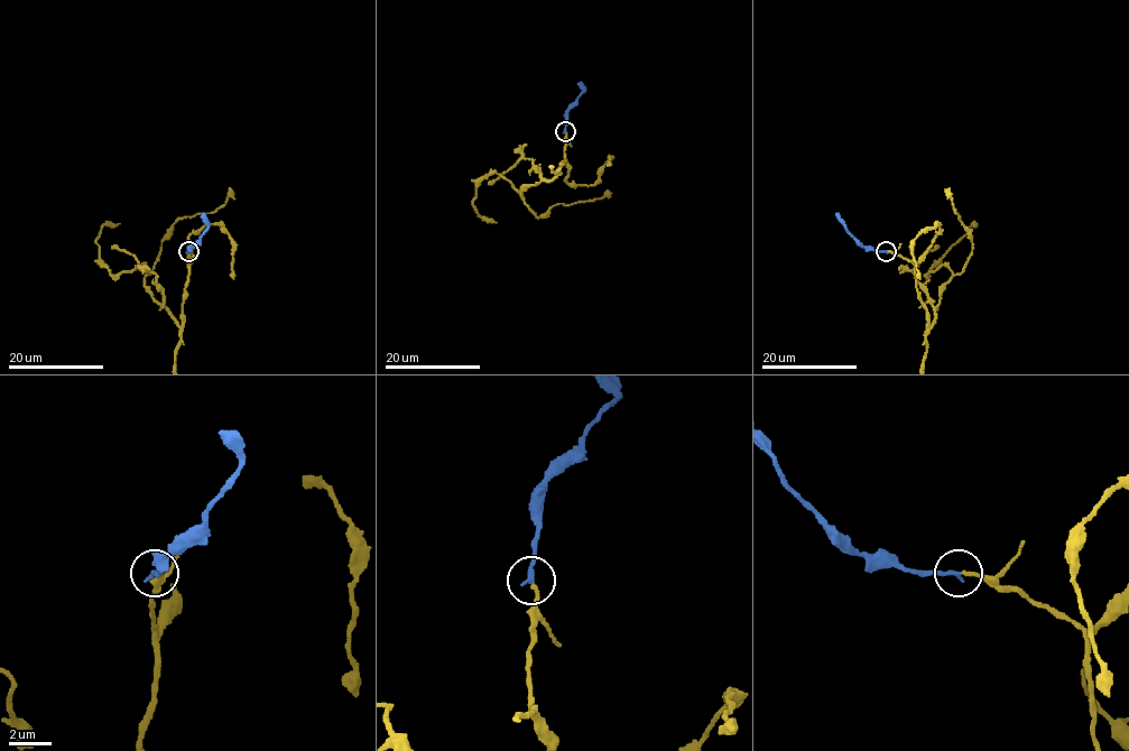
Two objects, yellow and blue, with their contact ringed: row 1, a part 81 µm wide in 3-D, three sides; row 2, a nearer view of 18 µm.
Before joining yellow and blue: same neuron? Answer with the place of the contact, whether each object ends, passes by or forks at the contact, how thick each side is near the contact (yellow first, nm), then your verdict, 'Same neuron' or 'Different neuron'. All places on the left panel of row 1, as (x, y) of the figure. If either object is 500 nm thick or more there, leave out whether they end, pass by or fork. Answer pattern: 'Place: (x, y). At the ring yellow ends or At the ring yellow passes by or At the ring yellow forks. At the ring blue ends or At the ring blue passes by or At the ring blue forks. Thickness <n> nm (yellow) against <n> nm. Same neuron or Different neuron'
Place: (188, 251). At the ring yellow ends. At the ring blue ends. Thickness 180 nm (yellow) against 240 nm. Same neuron

